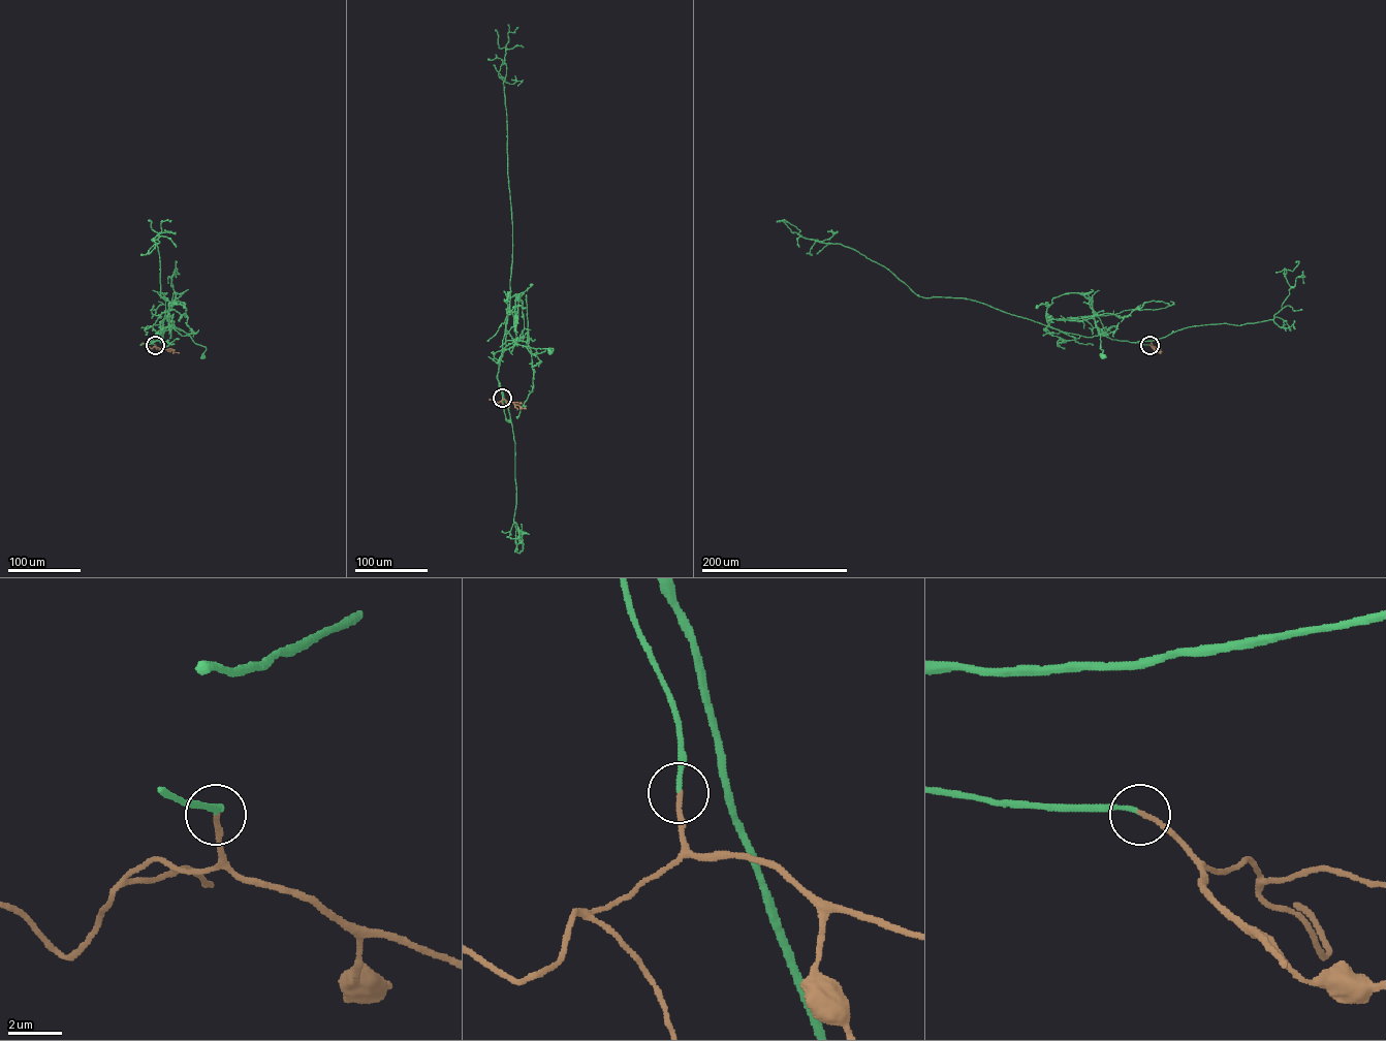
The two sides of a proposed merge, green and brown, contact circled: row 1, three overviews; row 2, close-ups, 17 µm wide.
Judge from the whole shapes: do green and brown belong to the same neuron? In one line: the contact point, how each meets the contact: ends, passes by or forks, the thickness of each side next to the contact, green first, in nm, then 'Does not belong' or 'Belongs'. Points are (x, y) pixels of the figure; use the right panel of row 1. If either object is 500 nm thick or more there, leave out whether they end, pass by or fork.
Place: (1150, 345). At the ring green ends. At the ring brown ends. Thickness 150 nm (green) against 180 nm. Belongs

